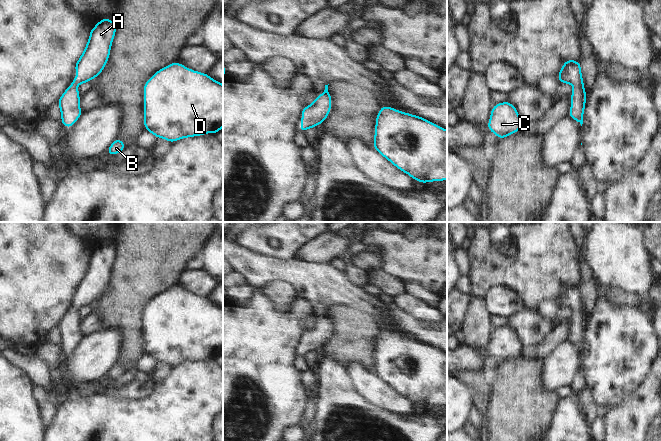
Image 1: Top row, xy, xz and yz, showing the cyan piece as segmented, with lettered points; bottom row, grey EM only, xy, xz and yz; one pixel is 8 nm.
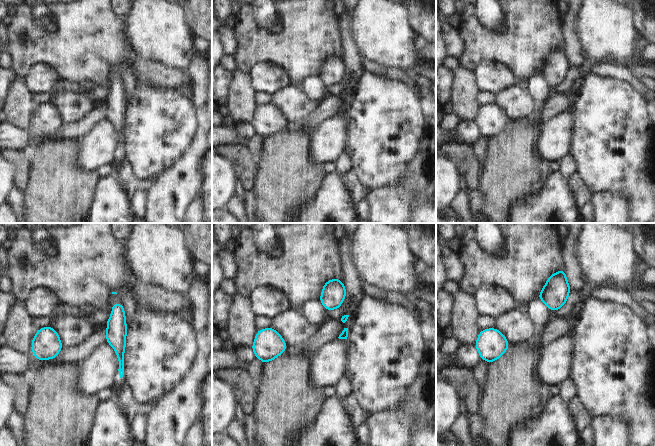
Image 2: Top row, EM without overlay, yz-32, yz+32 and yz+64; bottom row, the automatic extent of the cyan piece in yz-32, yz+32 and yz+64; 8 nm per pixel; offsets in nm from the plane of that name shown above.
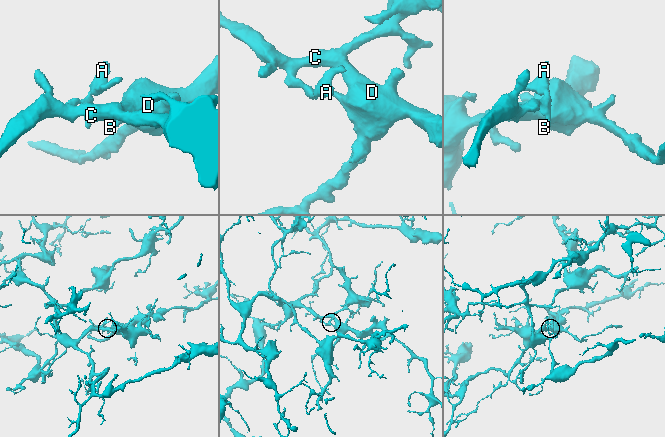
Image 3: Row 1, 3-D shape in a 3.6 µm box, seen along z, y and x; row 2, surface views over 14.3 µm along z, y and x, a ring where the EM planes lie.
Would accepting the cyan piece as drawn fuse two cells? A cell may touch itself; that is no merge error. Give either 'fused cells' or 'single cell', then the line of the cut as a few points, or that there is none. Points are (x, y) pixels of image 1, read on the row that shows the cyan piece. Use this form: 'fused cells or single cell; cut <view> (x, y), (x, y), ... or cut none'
single cell; cut none

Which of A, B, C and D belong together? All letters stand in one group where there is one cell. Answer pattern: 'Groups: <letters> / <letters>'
Groups: A B C D

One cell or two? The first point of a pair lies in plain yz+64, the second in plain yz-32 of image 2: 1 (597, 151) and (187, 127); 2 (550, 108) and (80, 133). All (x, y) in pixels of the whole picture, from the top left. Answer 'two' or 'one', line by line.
1: one
2: one

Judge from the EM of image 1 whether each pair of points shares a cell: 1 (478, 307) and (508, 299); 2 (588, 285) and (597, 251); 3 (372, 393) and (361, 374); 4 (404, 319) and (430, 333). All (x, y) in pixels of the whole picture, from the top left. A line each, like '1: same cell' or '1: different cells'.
1: different cells
2: different cells
3: same cell
4: same cell

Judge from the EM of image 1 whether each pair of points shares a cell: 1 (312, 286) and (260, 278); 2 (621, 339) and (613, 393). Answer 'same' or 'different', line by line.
1: same
2: same

